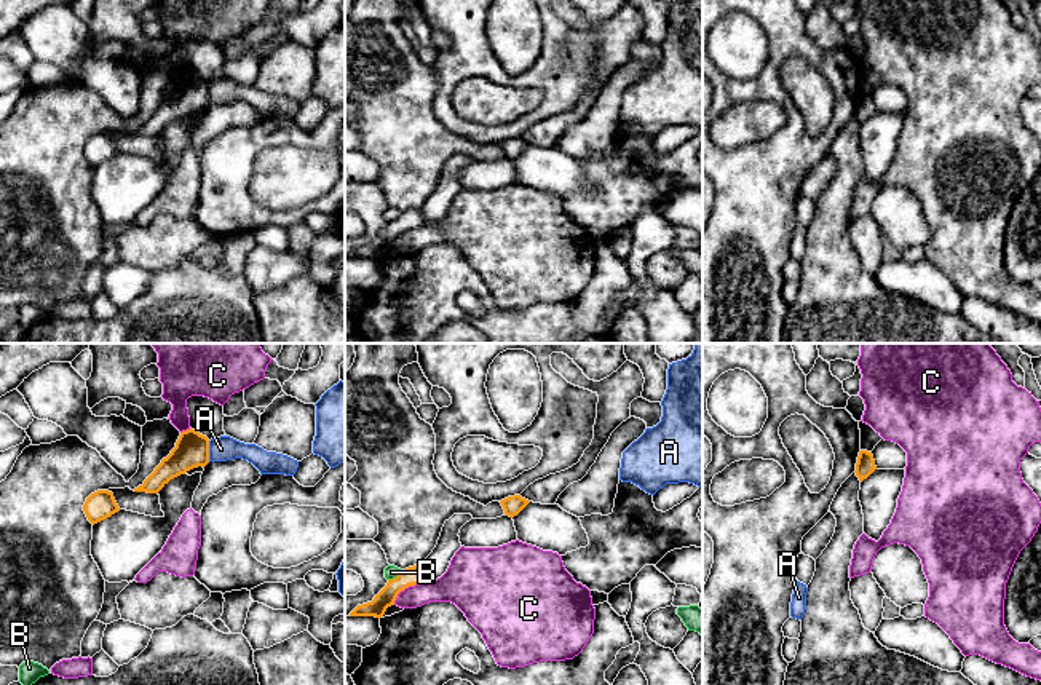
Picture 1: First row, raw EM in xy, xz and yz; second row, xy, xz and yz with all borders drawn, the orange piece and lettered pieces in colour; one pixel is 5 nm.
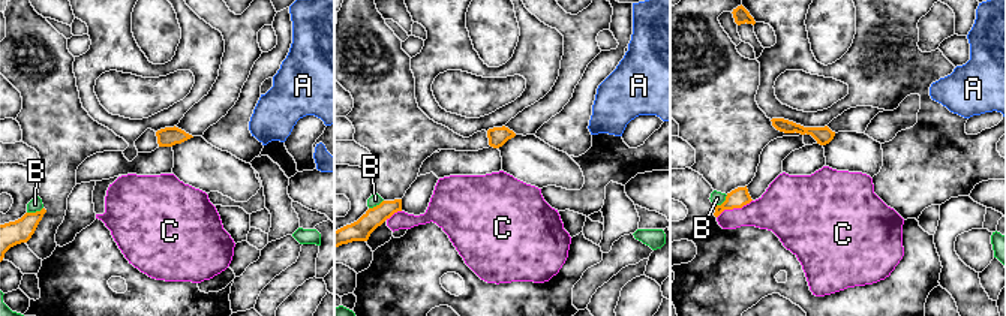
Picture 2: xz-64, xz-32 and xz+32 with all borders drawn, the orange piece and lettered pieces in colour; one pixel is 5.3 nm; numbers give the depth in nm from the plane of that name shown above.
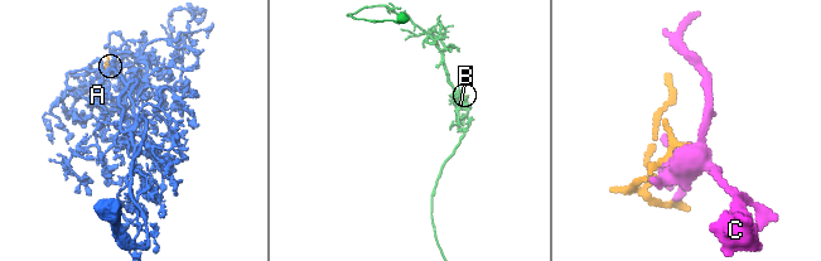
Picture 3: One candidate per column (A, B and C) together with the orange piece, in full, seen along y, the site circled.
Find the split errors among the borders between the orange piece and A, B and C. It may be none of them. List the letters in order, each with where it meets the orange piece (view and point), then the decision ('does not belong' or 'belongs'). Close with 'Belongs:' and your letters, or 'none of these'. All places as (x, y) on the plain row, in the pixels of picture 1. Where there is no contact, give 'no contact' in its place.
A: xy (208, 93) | does not belong
B: xz (396, 219) | does not belong
C: xz (404, 230) | does not belong
Belongs: none of these

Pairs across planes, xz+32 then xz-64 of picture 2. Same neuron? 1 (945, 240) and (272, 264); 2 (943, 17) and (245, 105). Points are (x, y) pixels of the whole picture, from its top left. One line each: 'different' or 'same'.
1: different
2: different

